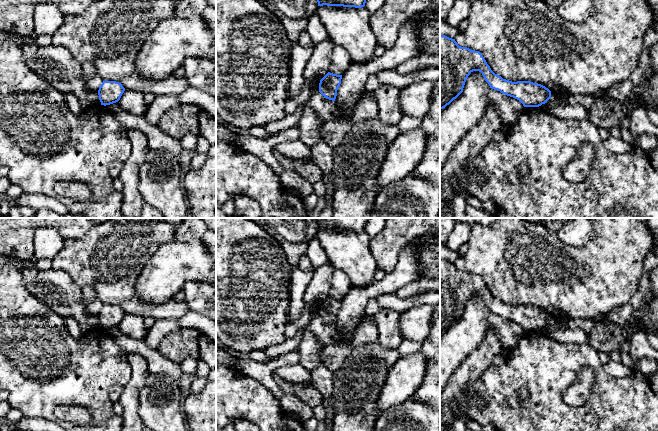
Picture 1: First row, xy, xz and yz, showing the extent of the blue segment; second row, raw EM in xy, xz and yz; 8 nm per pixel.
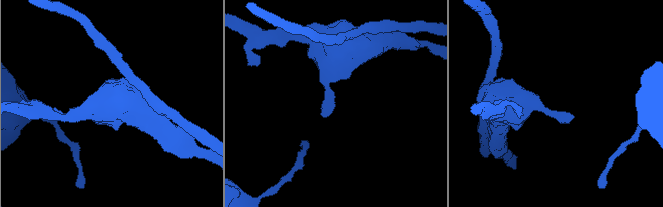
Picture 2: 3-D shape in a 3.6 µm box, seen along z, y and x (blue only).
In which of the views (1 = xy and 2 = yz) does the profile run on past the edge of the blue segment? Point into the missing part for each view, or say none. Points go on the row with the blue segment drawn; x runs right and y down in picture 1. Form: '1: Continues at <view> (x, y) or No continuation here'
1: No continuation here
2: No continuation here

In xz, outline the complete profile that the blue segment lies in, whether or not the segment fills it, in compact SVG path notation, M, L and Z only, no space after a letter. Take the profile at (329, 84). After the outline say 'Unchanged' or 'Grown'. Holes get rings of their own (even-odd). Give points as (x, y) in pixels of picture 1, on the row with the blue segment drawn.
M328 72L319 83L319 92L327 99L335 101L342 75Z. Unchanged

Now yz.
M440 34L440 109L445 108L463 92L465 82L473 71L481 72L490 88L519 100L524 107L539 107L551 98L551 91L541 84L503 79L491 70L479 51L461 47L455 39Z. Unchanged

